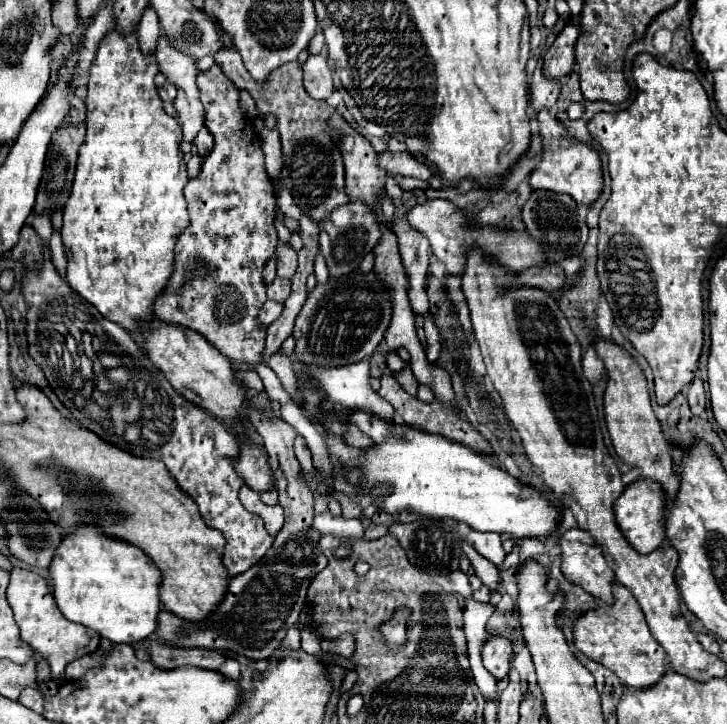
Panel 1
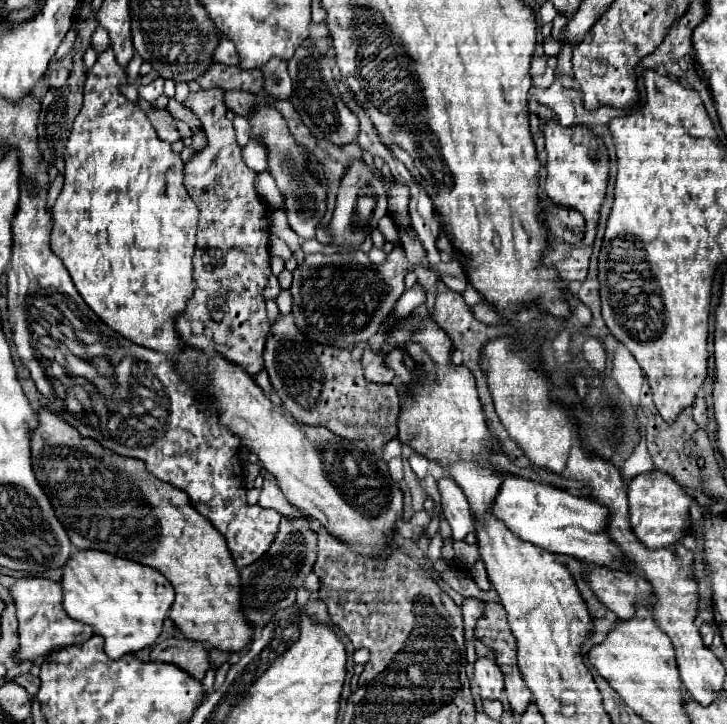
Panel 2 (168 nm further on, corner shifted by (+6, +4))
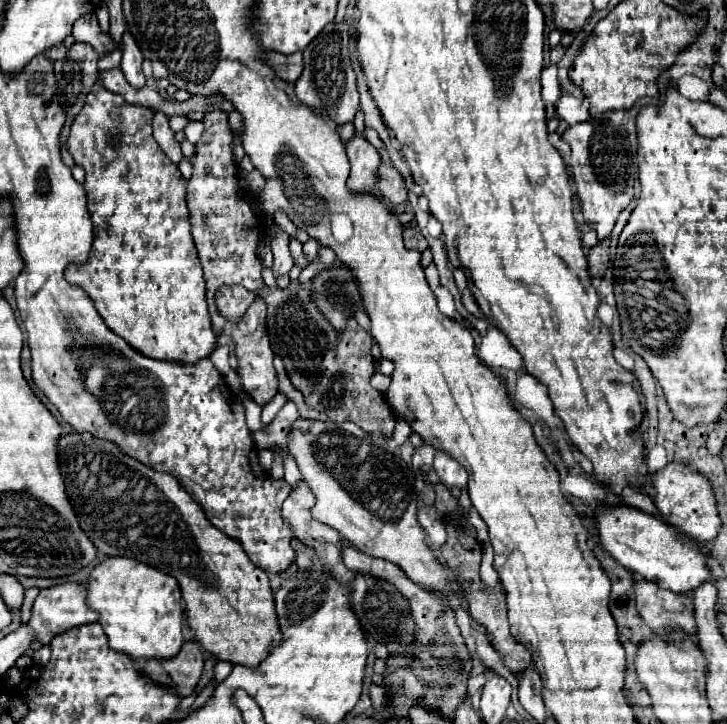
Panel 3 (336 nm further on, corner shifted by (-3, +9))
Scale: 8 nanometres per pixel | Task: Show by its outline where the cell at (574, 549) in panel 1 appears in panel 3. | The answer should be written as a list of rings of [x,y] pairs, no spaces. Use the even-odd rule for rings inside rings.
[[[634,580],[634,594],[636,610],[654,634],[666,636],[666,632],[674,626],[682,628],[686,634],[696,632],[690,594],[664,590],[648,580]]]

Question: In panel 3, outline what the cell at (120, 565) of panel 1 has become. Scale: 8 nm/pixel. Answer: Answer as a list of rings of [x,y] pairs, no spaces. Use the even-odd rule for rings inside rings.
[[[108,556],[96,564],[88,578],[88,598],[86,604],[100,614],[100,624],[108,636],[112,650],[122,652],[132,658],[172,658],[184,638],[182,638],[182,590],[176,578],[158,572],[156,568],[142,564],[134,558]]]

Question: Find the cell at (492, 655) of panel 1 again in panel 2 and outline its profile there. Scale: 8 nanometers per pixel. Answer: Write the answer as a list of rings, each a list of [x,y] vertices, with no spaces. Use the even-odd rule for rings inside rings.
[[[477,659],[473,681],[479,687],[481,699],[501,699],[503,693],[503,675],[493,659]]]

